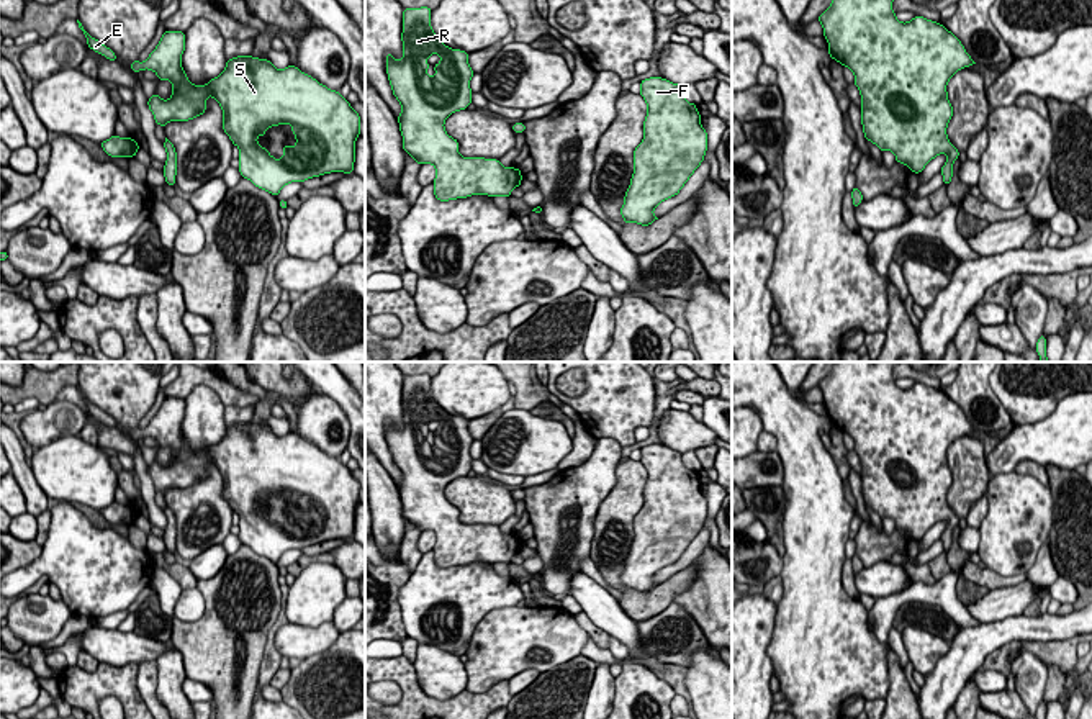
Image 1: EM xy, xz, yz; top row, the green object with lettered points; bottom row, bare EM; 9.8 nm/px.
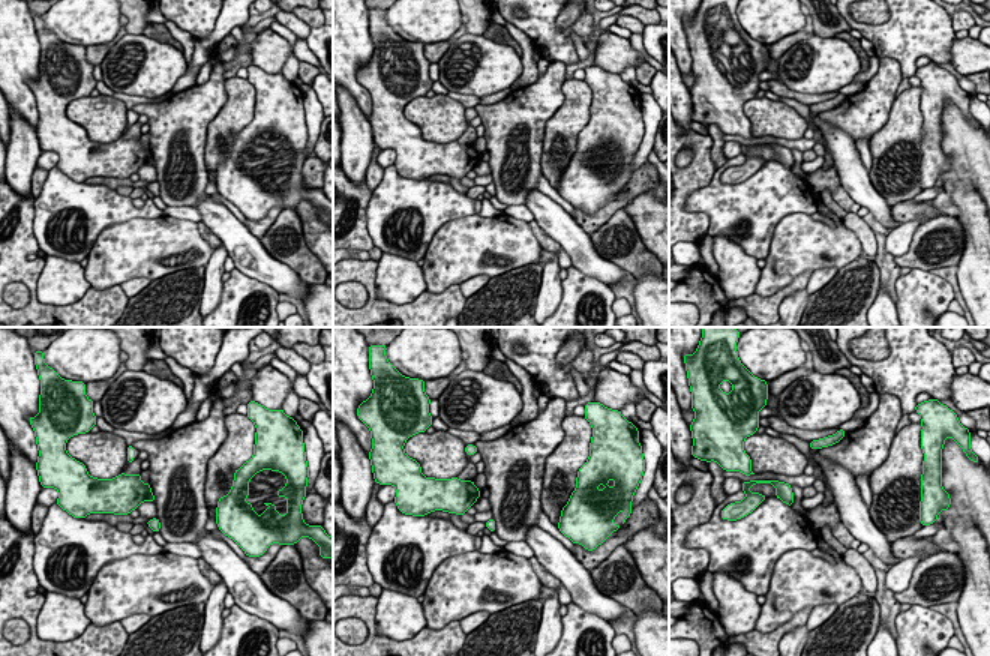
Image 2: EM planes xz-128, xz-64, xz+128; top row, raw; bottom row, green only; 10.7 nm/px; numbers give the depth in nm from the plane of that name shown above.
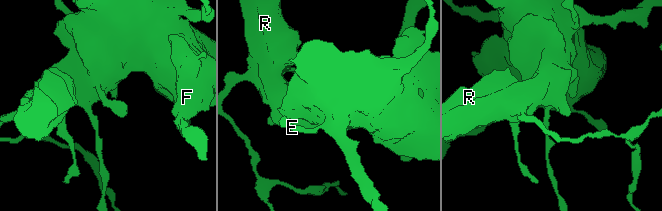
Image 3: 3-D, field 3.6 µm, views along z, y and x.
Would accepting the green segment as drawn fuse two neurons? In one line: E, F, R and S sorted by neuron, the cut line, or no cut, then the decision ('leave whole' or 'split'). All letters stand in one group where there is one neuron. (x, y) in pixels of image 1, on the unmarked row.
groups E F R S; cut none; leave whole

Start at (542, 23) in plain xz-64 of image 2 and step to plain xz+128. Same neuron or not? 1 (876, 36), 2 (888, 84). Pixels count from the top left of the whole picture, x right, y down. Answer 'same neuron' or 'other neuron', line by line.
1: same neuron
2: other neuron

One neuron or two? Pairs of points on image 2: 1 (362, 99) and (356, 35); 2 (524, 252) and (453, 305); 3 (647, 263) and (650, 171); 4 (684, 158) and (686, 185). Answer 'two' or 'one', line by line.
1: one
2: two
3: two
4: two

